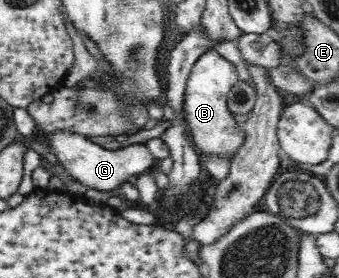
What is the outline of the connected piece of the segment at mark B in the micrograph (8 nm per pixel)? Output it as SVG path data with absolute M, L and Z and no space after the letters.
M207 50L190 67L185 82L184 98L182 99L182 114L184 127L188 129L192 146L199 153L201 159L220 157L231 164L239 149L243 147L247 132L235 119L235 114L229 110L227 99L231 86L237 81L237 69L233 63L223 58L217 50Z

